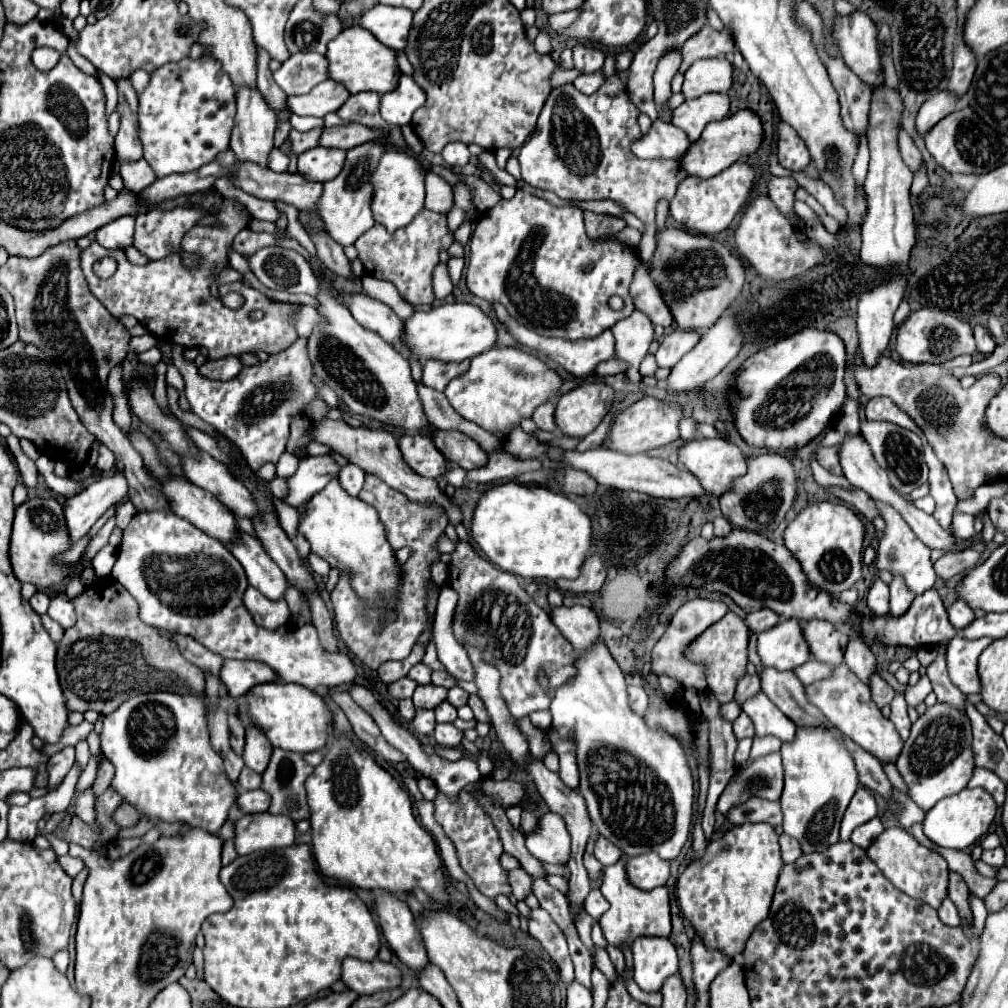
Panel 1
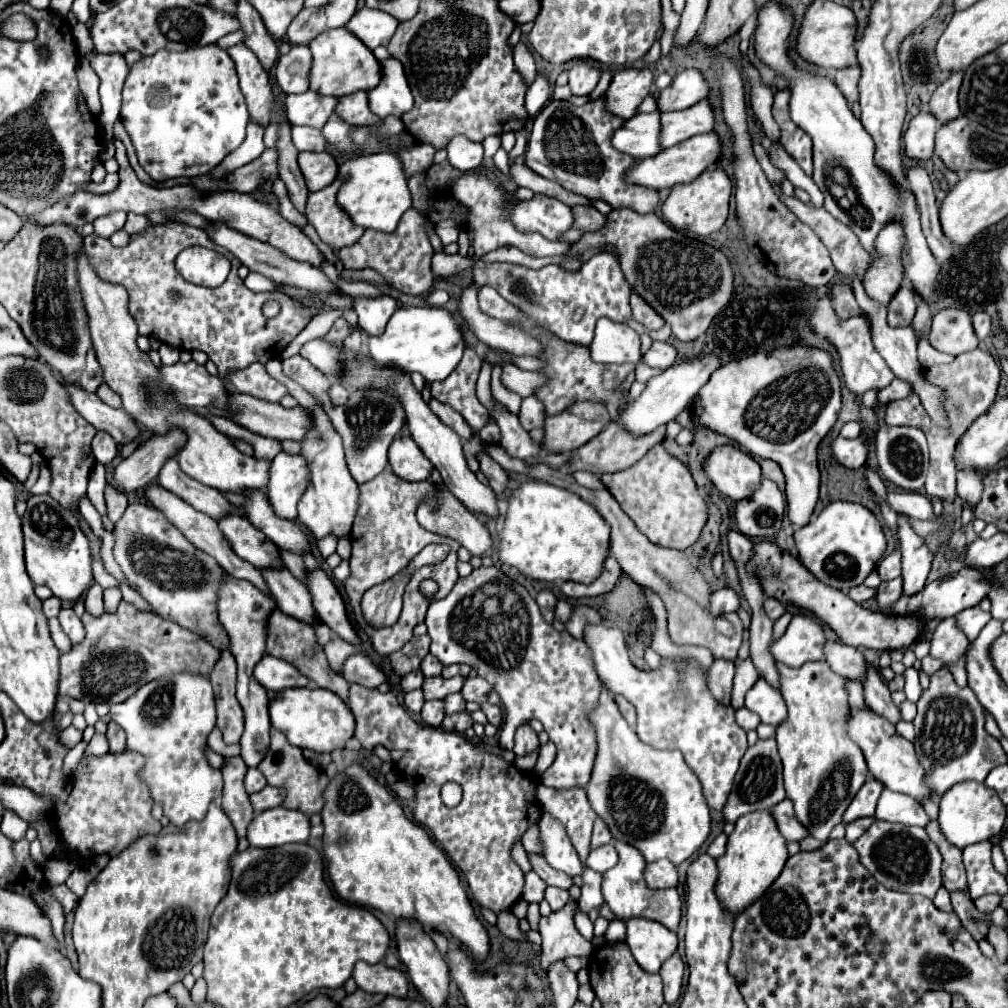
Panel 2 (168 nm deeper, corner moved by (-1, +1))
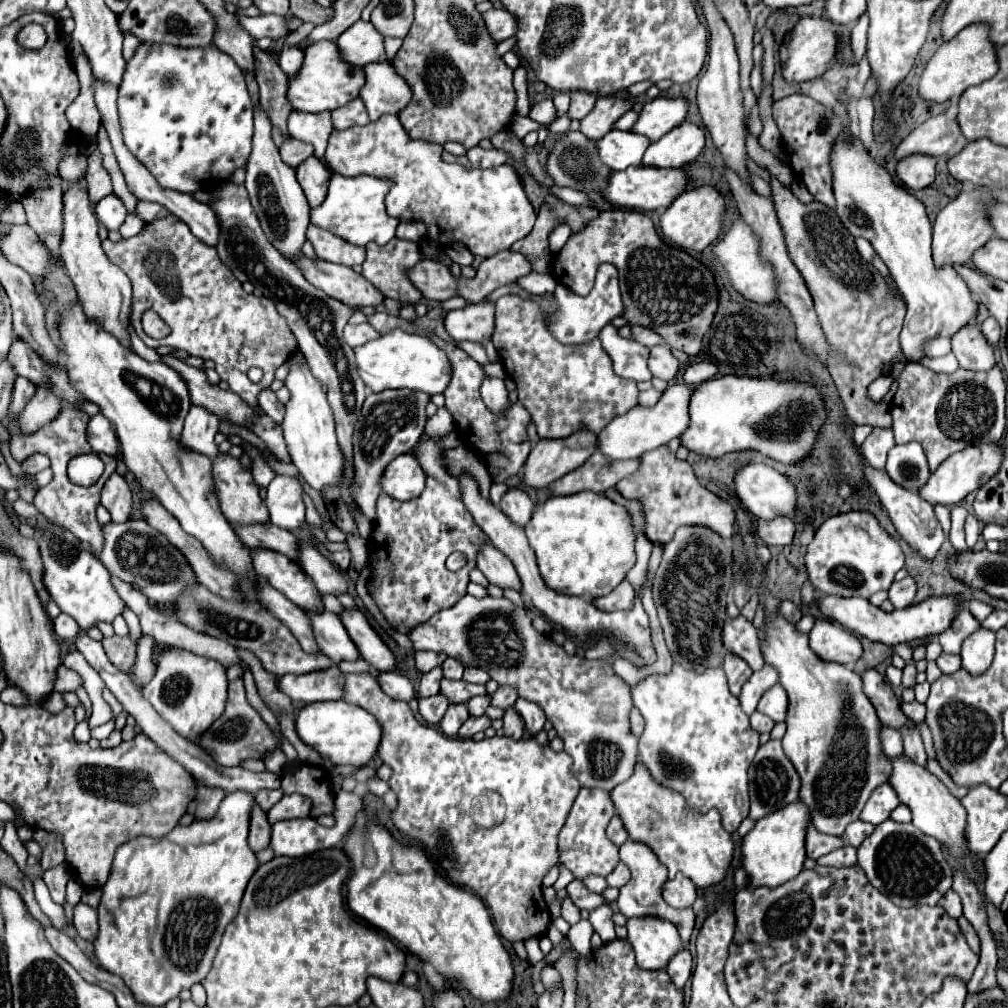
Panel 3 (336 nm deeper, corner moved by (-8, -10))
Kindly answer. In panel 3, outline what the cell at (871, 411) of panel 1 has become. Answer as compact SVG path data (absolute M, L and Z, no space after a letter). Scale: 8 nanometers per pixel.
M907 363L905 371L899 377L899 387L891 403L891 415L893 415L893 435L897 443L909 443L909 441L919 441L927 453L927 461L931 469L937 469L941 461L945 461L949 455L965 449L967 445L979 445L983 443L993 443L1001 441L1005 427L1007 427L1007 417L1005 417L1005 393L1007 385L1003 379L1001 369L995 365L989 371L967 371L967 369L957 369L951 375L945 373L935 373L919 363Z

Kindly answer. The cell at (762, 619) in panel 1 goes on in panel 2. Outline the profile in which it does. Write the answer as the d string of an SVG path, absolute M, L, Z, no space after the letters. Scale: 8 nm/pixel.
M766 598L766 602L764 602L764 612L766 612L766 616L770 618L770 620L778 620L784 612L786 612L786 608L784 608L784 604L780 602L780 600L776 600L776 598Z

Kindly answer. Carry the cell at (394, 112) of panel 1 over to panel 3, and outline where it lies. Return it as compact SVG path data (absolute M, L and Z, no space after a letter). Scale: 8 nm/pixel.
M371 63L365 65L363 71L367 81L361 89L361 99L371 121L377 121L381 115L399 115L399 111L413 99L409 83L393 69L391 63Z

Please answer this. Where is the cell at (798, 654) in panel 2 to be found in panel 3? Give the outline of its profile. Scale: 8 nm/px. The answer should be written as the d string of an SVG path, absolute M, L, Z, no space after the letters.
M825 619L815 621L809 633L809 647L823 661L833 661L841 665L855 663L861 655L861 643L851 633Z

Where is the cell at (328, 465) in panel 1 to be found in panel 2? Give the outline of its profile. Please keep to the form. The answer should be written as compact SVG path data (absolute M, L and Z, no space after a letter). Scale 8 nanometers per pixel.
M280 452L270 464L270 480L266 484L268 502L274 514L286 520L296 520L298 498L306 490L306 460L302 456L290 456Z

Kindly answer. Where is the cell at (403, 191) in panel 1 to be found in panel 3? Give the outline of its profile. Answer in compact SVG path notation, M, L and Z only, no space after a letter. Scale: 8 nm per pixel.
M333 173L325 201L319 207L311 209L311 221L317 227L323 227L333 235L339 235L341 239L353 245L367 245L369 241L385 245L395 237L395 229L399 225L399 219L387 215L385 211L385 197L391 185L393 181L381 177L369 177L369 175L341 177L339 173Z

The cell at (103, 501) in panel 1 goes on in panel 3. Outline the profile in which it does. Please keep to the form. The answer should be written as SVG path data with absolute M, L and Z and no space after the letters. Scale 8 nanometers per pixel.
M193 405L191 411L187 413L183 435L179 437L179 445L183 449L191 449L195 453L201 453L201 455L207 455L213 459L219 453L219 449L215 445L217 425L219 425L217 417L213 417L205 409Z

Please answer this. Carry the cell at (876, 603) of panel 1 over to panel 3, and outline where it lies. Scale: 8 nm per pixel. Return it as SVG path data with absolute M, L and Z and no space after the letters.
M905 577L903 581L895 581L889 589L889 601L893 603L895 609L905 609L913 603L913 597L915 597L915 581L913 577Z

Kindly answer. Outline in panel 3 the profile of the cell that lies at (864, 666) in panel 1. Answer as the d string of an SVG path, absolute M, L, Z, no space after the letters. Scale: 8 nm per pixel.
M905 725L899 729L901 733L901 739L903 739L903 749L905 749L905 755L923 765L925 767L925 761L927 761L927 753L923 749L923 741L921 741L921 733L919 733L919 727L917 725Z

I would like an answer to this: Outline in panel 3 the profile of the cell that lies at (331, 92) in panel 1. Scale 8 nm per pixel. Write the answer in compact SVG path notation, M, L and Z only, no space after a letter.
M291 113L289 115L289 135L293 139L311 143L315 147L315 157L323 159L323 153L327 149L329 133L333 131L331 125L331 113Z

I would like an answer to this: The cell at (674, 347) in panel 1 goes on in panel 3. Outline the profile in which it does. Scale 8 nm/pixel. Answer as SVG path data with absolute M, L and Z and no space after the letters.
M655 345L651 347L651 357L649 357L649 371L653 377L673 381L677 371L679 371L679 361L673 357L667 345Z

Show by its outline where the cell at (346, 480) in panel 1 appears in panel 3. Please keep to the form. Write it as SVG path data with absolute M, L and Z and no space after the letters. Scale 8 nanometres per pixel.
M393 389L367 395L353 431L353 467L355 467L355 501L361 511L373 521L375 501L381 493L381 471L399 455L409 453L419 441L427 423L425 405L431 395L409 389Z

